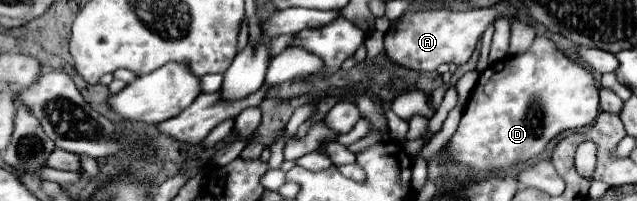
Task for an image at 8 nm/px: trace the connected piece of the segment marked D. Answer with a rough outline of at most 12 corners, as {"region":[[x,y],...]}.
{"region":[[551,39],[479,75],[445,151],[471,171],[591,125],[593,75]]}

